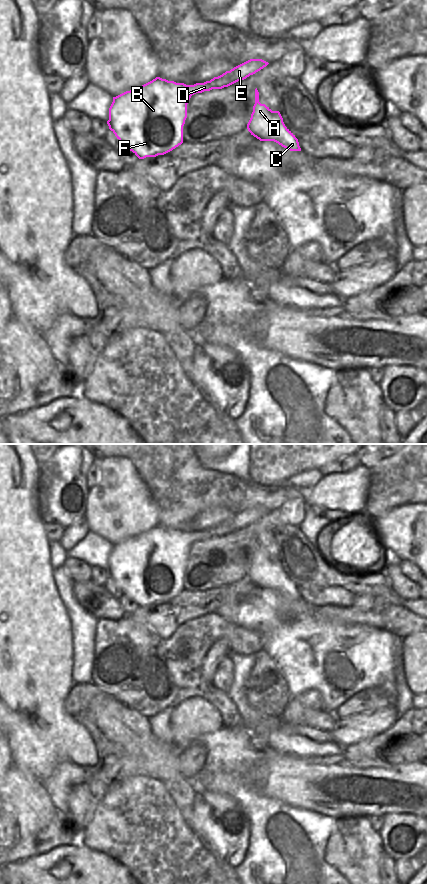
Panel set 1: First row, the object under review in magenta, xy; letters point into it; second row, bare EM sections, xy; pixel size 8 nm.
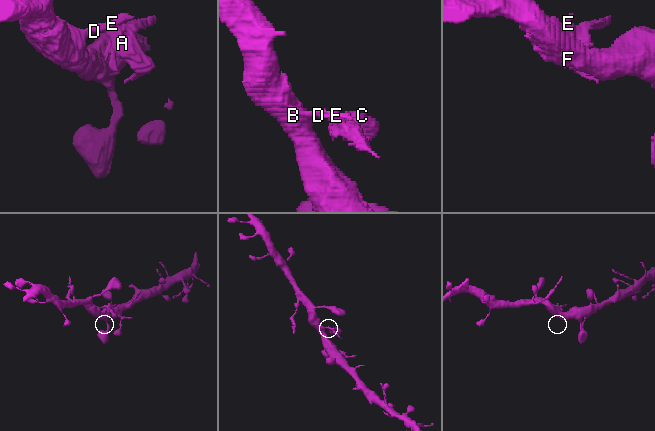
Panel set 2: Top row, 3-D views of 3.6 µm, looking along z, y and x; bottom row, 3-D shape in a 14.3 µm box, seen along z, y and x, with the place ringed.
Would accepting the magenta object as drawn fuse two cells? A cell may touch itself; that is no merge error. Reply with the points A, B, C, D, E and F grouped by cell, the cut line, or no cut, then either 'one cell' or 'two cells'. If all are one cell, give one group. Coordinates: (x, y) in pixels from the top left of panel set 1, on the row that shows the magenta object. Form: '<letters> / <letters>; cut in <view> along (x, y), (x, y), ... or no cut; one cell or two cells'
A B C D E F; no cut; one cell

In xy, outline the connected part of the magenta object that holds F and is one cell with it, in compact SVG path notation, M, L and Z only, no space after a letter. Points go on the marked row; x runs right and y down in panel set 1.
M250 59L210 81L194 85L156 77L113 97L107 124L121 145L139 159L164 155L183 143L187 104L192 95L228 87L268 64L262 59Z

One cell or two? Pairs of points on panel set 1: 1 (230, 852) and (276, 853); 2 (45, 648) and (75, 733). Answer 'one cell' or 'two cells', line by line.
1: two cells
2: one cell

